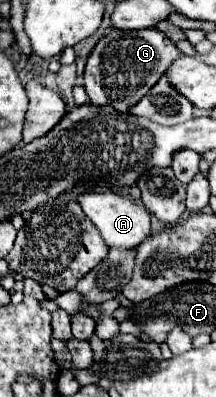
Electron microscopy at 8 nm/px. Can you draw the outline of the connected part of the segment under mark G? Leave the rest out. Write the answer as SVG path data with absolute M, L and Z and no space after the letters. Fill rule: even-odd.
M117 29L105 33L91 51L85 65L85 91L91 105L109 105L119 113L127 113L167 71L167 67L181 55L165 33L157 29L139 29L121 33Z

